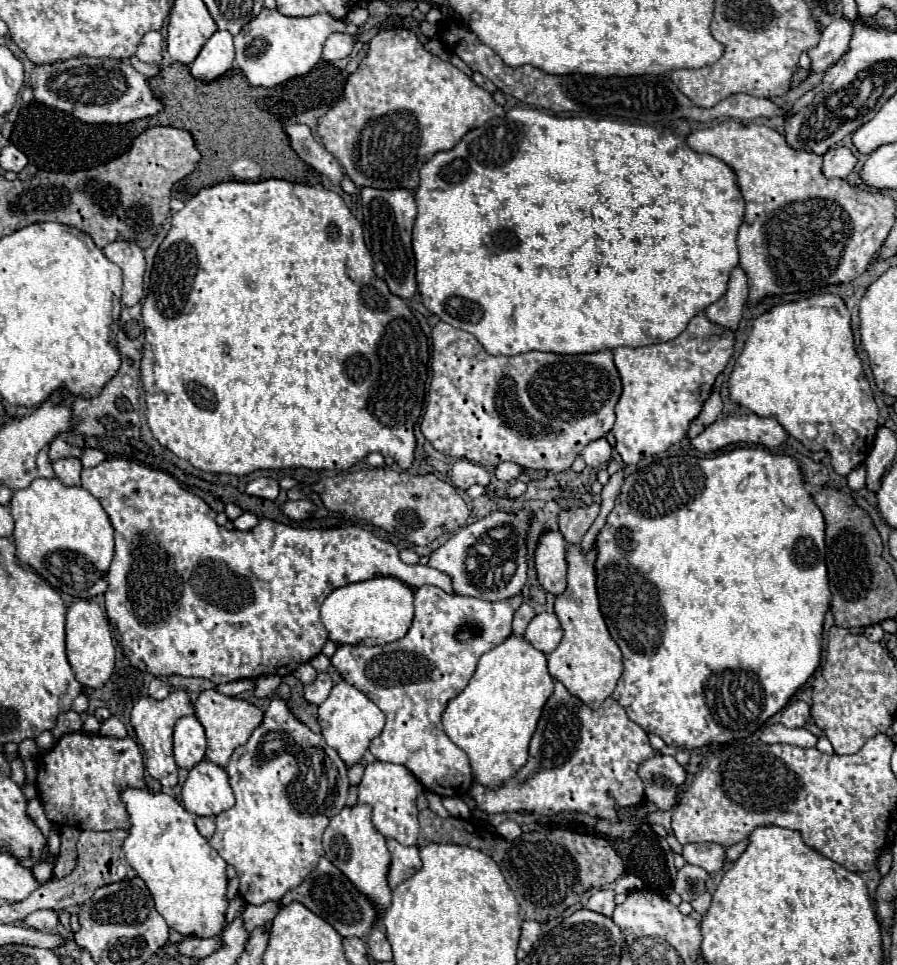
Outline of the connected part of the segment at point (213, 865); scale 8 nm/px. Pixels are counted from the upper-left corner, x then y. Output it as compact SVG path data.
M126 787L120 793L120 799L126 805L130 829L124 841L124 855L128 865L144 879L150 895L156 903L156 911L166 919L168 927L178 931L180 935L192 937L214 937L222 933L224 915L228 909L226 901L226 861L218 855L216 849L208 845L208 841L198 833L192 815L170 795L162 791L152 791L150 787Z

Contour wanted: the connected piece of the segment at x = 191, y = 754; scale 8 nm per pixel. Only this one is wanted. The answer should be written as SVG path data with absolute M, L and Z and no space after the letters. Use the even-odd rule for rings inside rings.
M196 715L180 717L174 727L174 757L178 767L192 769L204 759L206 735Z

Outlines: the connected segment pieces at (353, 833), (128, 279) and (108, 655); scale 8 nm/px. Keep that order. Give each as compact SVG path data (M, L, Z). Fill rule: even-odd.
M354 805L344 807L336 817L332 817L330 825L324 831L324 853L326 857L364 893L376 901L376 909L380 909L380 917L386 913L392 903L392 889L388 887L388 867L390 853L386 849L386 839L372 825L372 807L370 805Z
M114 241L106 245L104 255L122 267L124 271L124 285L122 285L122 303L124 305L136 305L140 303L144 291L142 291L142 275L144 275L144 251L130 241Z
M80 599L68 607L66 613L66 653L76 679L84 687L100 689L114 671L114 643L108 619L98 603Z

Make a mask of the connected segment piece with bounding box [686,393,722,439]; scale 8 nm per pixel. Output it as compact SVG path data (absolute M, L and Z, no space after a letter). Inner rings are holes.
M710 393L710 397L706 399L702 411L698 413L698 417L692 421L692 425L688 425L686 437L692 439L692 437L700 435L708 425L712 425L712 421L718 419L720 413L722 413L722 399L720 399L720 393Z

